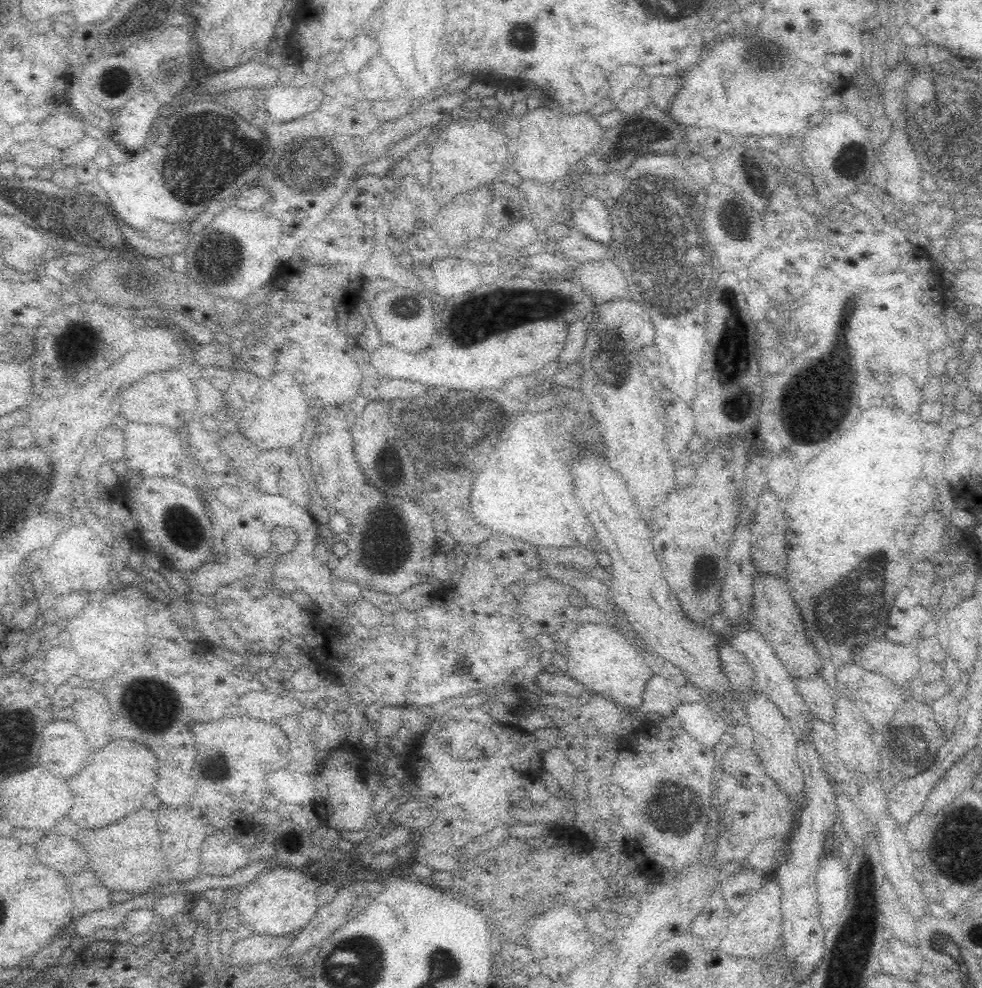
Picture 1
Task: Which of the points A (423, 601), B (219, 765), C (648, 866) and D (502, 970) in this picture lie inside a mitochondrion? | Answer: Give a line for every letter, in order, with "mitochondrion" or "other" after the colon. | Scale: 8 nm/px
A: other
B: mitochondrion
C: other
D: other

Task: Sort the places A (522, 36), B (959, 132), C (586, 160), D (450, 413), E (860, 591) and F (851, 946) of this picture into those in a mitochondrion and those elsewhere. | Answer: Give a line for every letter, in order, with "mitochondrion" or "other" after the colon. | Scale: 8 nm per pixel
A: mitochondrion
B: mitochondrion
C: other
D: mitochondrion
E: mitochondrion
F: mitochondrion

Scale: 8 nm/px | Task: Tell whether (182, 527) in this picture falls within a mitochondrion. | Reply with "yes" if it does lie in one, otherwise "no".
yes

